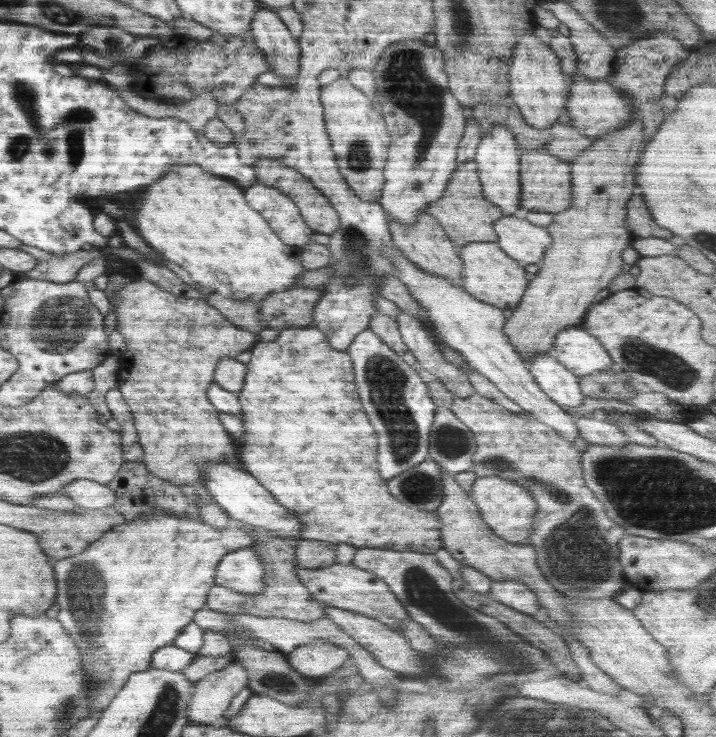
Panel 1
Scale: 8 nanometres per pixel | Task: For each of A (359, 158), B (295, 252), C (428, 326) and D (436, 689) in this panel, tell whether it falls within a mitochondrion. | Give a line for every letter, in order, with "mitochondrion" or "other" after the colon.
A: mitochondrion
B: other
C: other
D: other

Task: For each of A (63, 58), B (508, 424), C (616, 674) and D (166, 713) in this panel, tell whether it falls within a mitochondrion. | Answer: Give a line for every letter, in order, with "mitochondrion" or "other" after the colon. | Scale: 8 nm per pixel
A: other
B: other
C: other
D: mitochondrion

